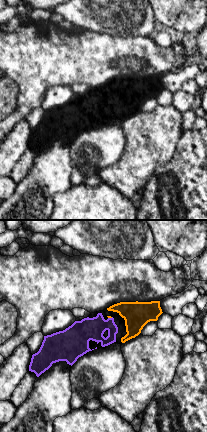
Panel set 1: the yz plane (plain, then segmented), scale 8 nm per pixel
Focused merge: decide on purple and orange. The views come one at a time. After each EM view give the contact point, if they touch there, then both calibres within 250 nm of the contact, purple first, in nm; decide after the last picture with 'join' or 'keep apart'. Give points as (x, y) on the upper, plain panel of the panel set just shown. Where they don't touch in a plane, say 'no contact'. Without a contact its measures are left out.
contact (110, 94); calibres 180 and 20 nm

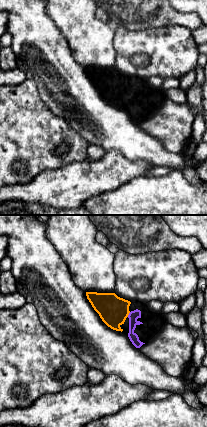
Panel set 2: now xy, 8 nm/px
contact (129, 90); calibres 80 and 240 nm

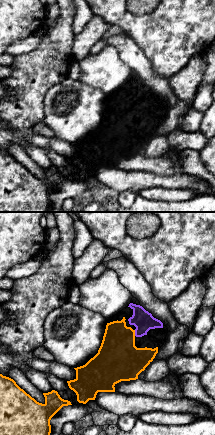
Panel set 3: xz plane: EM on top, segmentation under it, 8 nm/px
contact (135, 109); calibres 160 and 360 nm

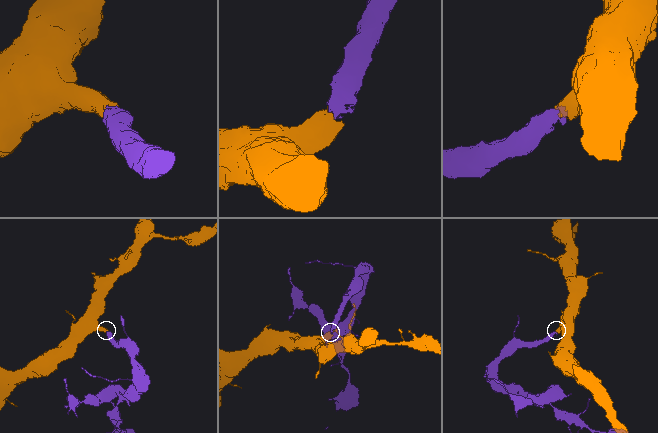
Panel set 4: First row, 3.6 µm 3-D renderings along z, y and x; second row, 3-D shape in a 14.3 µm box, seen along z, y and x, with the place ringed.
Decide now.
join

